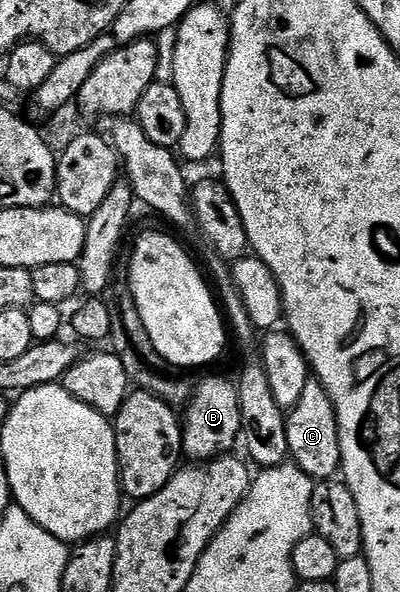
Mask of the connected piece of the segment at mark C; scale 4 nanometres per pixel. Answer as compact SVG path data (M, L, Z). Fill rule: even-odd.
M314 377L309 378L308 384L302 389L302 397L298 397L298 405L294 405L286 415L286 441L288 442L288 454L291 462L302 473L309 475L314 481L333 478L341 470L340 466L340 434L338 433L338 421L336 410L326 393L326 389Z

